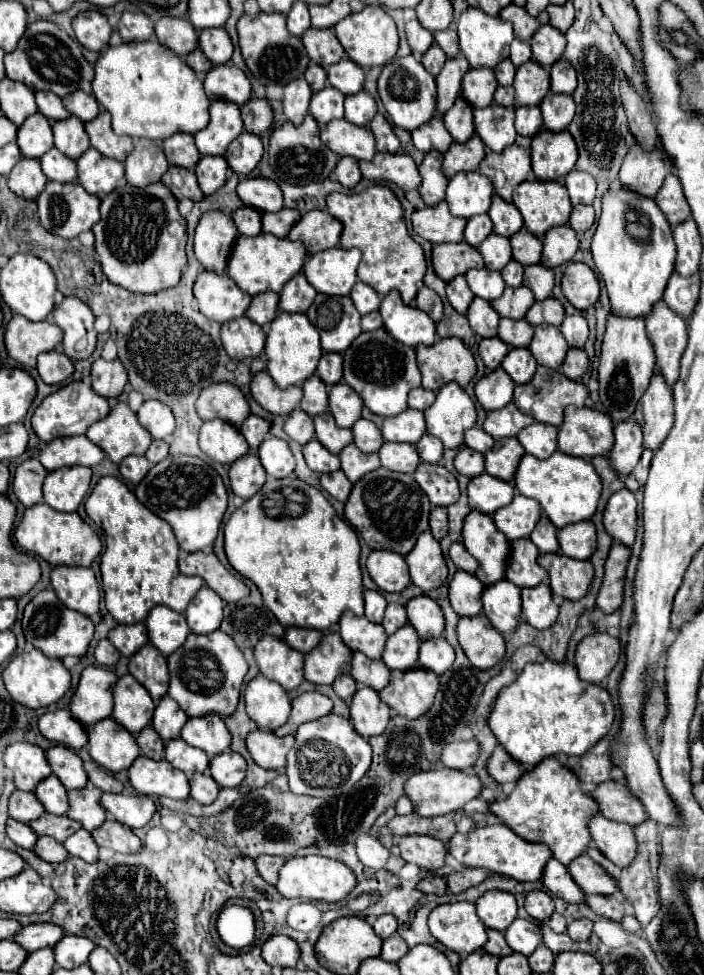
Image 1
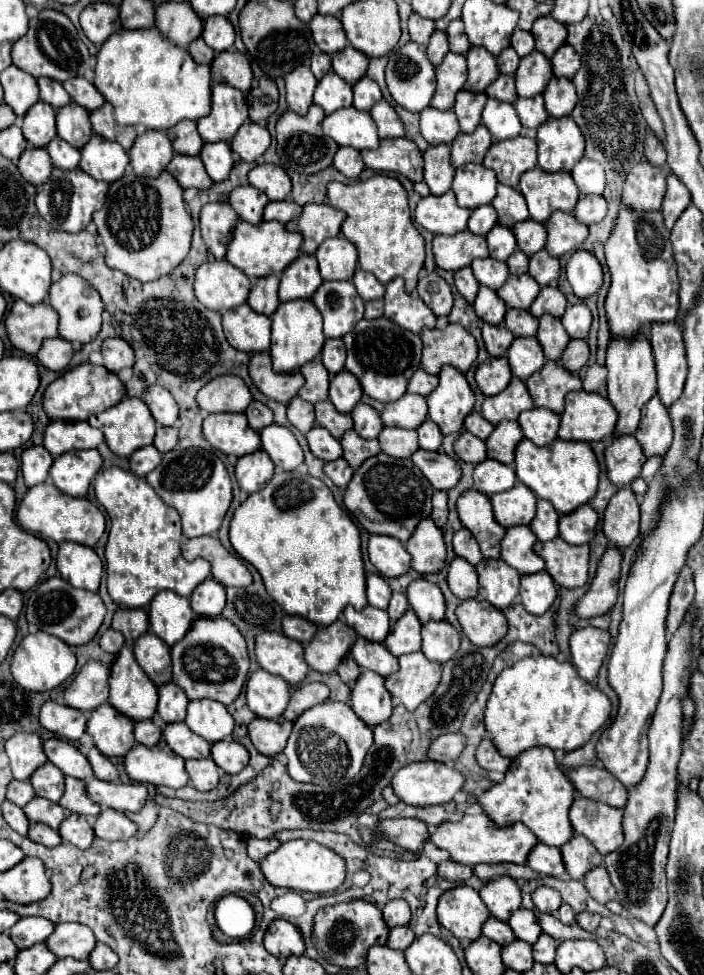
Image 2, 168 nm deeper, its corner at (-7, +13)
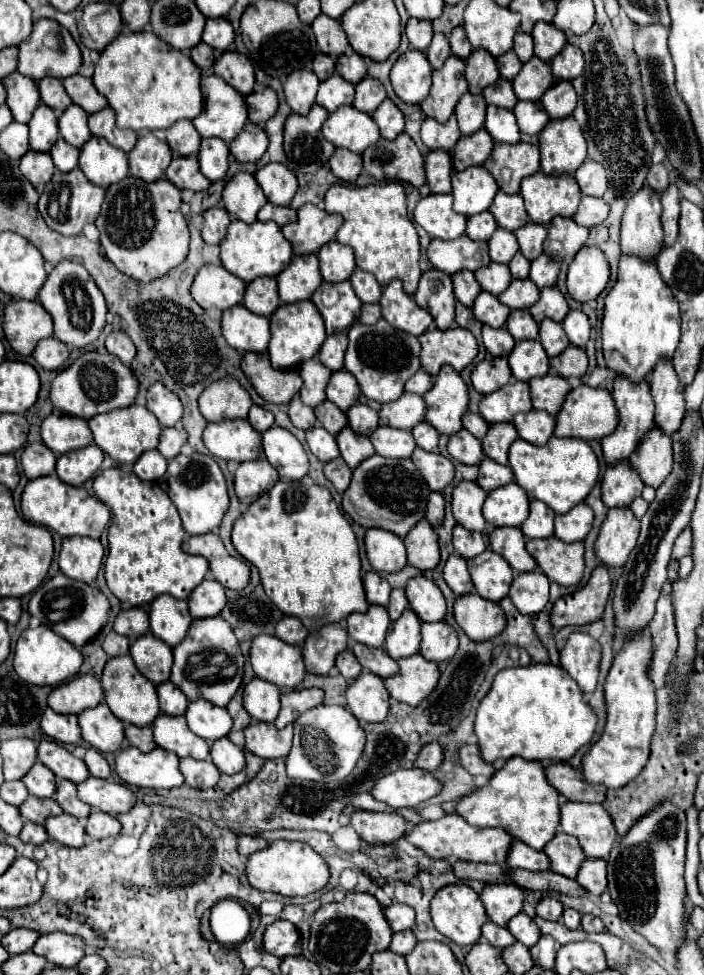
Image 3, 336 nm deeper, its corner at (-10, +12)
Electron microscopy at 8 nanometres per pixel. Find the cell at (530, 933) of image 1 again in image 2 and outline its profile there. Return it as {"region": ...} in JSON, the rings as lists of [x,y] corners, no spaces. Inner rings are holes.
{"region":[[[519,908],[509,918],[509,926],[511,926],[511,930],[515,932],[515,936],[519,940],[525,940],[529,944],[535,944],[535,940],[541,934],[541,928],[539,928],[539,922],[537,922],[535,912],[533,910],[527,910],[527,908]]]}

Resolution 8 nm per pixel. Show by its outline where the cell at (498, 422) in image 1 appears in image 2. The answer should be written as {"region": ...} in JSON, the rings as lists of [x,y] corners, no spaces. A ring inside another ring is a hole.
{"region":[[[513,378],[503,392],[485,398],[481,414],[491,424],[499,424],[501,420],[517,420],[523,410],[531,410],[531,408],[533,408],[533,400],[525,388],[525,382]]]}

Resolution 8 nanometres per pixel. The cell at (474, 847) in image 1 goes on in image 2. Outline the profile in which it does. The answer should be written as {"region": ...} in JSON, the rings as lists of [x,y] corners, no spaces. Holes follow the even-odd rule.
{"region":[[[485,812],[481,814],[465,814],[463,818],[455,820],[455,822],[445,822],[441,824],[431,836],[429,842],[433,842],[437,848],[443,848],[451,854],[451,858],[455,862],[467,864],[467,866],[475,866],[481,862],[489,862],[489,864],[497,864],[497,862],[513,862],[513,864],[527,864],[529,852],[533,850],[533,846],[537,844],[537,838],[533,836],[533,832],[525,826],[525,824],[511,824],[507,828],[499,828],[497,824],[493,824],[491,818],[487,818]]]}

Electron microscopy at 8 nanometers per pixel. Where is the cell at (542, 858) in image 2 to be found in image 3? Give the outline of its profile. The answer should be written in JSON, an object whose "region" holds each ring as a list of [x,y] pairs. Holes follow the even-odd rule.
{"region":[[[512,841],[506,857],[506,867],[510,869],[528,869],[528,871],[546,871],[550,865],[548,857],[542,851],[530,849],[522,841]]]}

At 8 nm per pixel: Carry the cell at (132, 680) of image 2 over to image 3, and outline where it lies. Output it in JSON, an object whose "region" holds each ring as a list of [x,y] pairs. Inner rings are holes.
{"region":[[[130,655],[108,659],[108,663],[104,665],[104,673],[102,673],[100,683],[102,683],[106,705],[122,723],[126,721],[126,723],[132,723],[138,727],[150,725],[154,721],[154,717],[160,713],[156,687],[150,681],[146,681],[146,677],[142,677],[142,673],[138,673]]]}

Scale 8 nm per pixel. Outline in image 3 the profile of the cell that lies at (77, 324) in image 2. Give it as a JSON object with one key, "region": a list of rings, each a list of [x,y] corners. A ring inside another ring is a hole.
{"region":[[[60,261],[58,267],[52,269],[46,283],[38,293],[38,301],[54,319],[54,337],[62,343],[70,343],[74,347],[86,347],[96,341],[106,325],[106,301],[94,279],[82,269],[80,263]]]}

